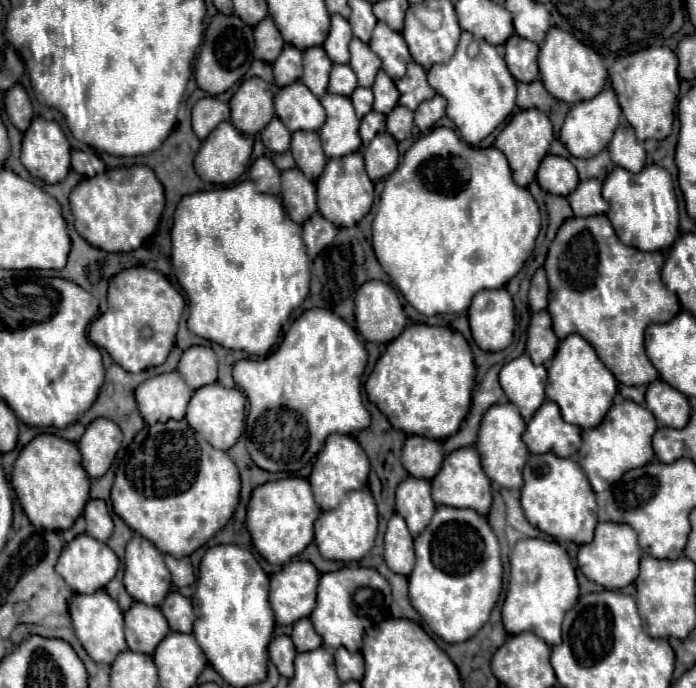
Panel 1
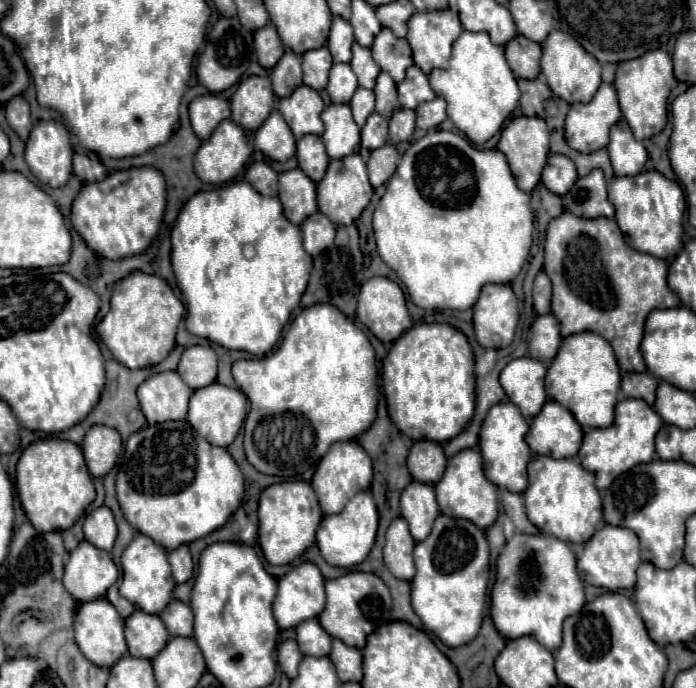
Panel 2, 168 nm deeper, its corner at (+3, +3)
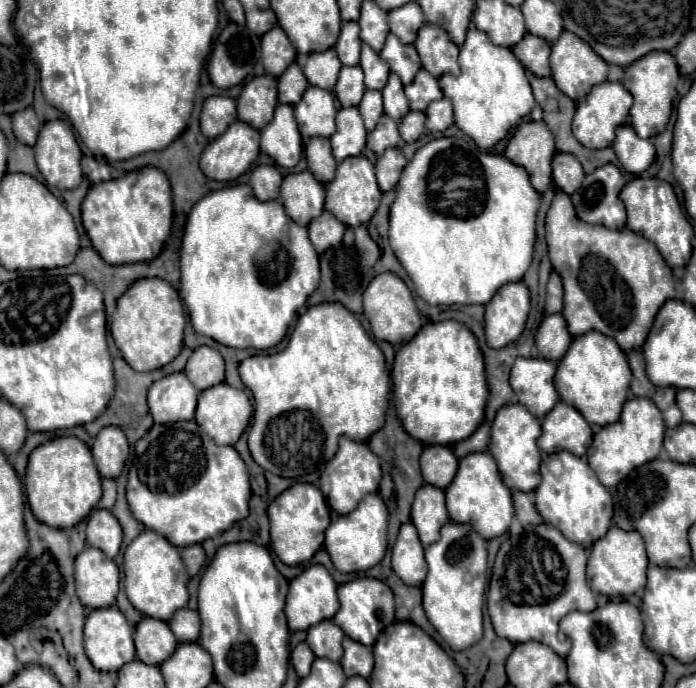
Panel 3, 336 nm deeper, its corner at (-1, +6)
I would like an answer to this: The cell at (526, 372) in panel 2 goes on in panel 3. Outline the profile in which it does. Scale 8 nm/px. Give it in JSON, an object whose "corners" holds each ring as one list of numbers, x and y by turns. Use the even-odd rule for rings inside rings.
{"corners":[[519,357,511,369,511,387,519,399,537,419,543,419,551,407,559,401,559,393,553,385,555,363,547,359]]}

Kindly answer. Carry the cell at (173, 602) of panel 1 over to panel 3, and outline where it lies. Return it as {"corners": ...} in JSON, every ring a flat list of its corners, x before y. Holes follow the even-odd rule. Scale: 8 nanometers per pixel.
{"corners":[[181,609,177,611,171,621,169,621,171,631,175,633,175,637,179,639,179,643,195,643,199,639,199,615,197,611,191,609]]}

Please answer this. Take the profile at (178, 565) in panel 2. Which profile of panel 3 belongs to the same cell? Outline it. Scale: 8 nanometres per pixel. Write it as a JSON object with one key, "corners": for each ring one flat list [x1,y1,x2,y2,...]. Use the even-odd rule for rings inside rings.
{"corners":[[191,545,191,547,185,547,181,549,181,559,187,567,187,573,193,577,199,573,199,569,203,567,205,563,205,551,201,545]]}

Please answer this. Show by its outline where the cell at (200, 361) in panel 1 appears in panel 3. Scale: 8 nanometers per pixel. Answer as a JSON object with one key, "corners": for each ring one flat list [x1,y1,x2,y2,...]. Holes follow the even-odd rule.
{"corners":[[197,347,187,361,185,375,199,391,221,383,225,379,225,363,221,353,213,347]]}

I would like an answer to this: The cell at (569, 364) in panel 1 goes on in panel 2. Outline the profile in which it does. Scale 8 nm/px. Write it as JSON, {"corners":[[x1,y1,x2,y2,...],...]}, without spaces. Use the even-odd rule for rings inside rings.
{"corners":[[595,332,571,334,571,338,565,338,563,346,559,348,559,354,555,356,555,360,547,370,549,398,571,410,581,426,591,426,591,428,611,426,619,382,621,382,621,372,615,354,609,342]]}

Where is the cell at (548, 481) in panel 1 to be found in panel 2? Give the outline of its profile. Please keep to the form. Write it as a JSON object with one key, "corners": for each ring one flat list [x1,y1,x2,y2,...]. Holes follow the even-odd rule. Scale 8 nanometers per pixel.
{"corners":[[536,456,527,467,529,486,523,492,527,518,543,532,565,542,583,544,595,534,603,518,601,496,595,488,595,478,579,466,577,458,555,460,551,456]]}

